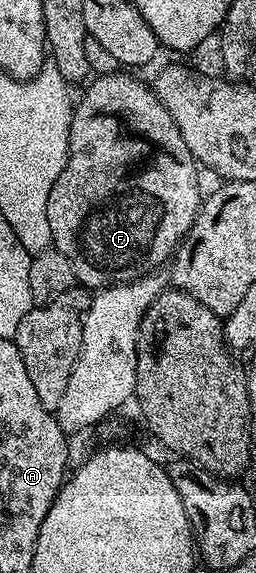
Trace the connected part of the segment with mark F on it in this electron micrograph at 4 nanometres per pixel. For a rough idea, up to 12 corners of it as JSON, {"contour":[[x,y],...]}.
{"contour":[[139,75],[72,114],[52,243],[89,290],[157,271],[202,203]]}

